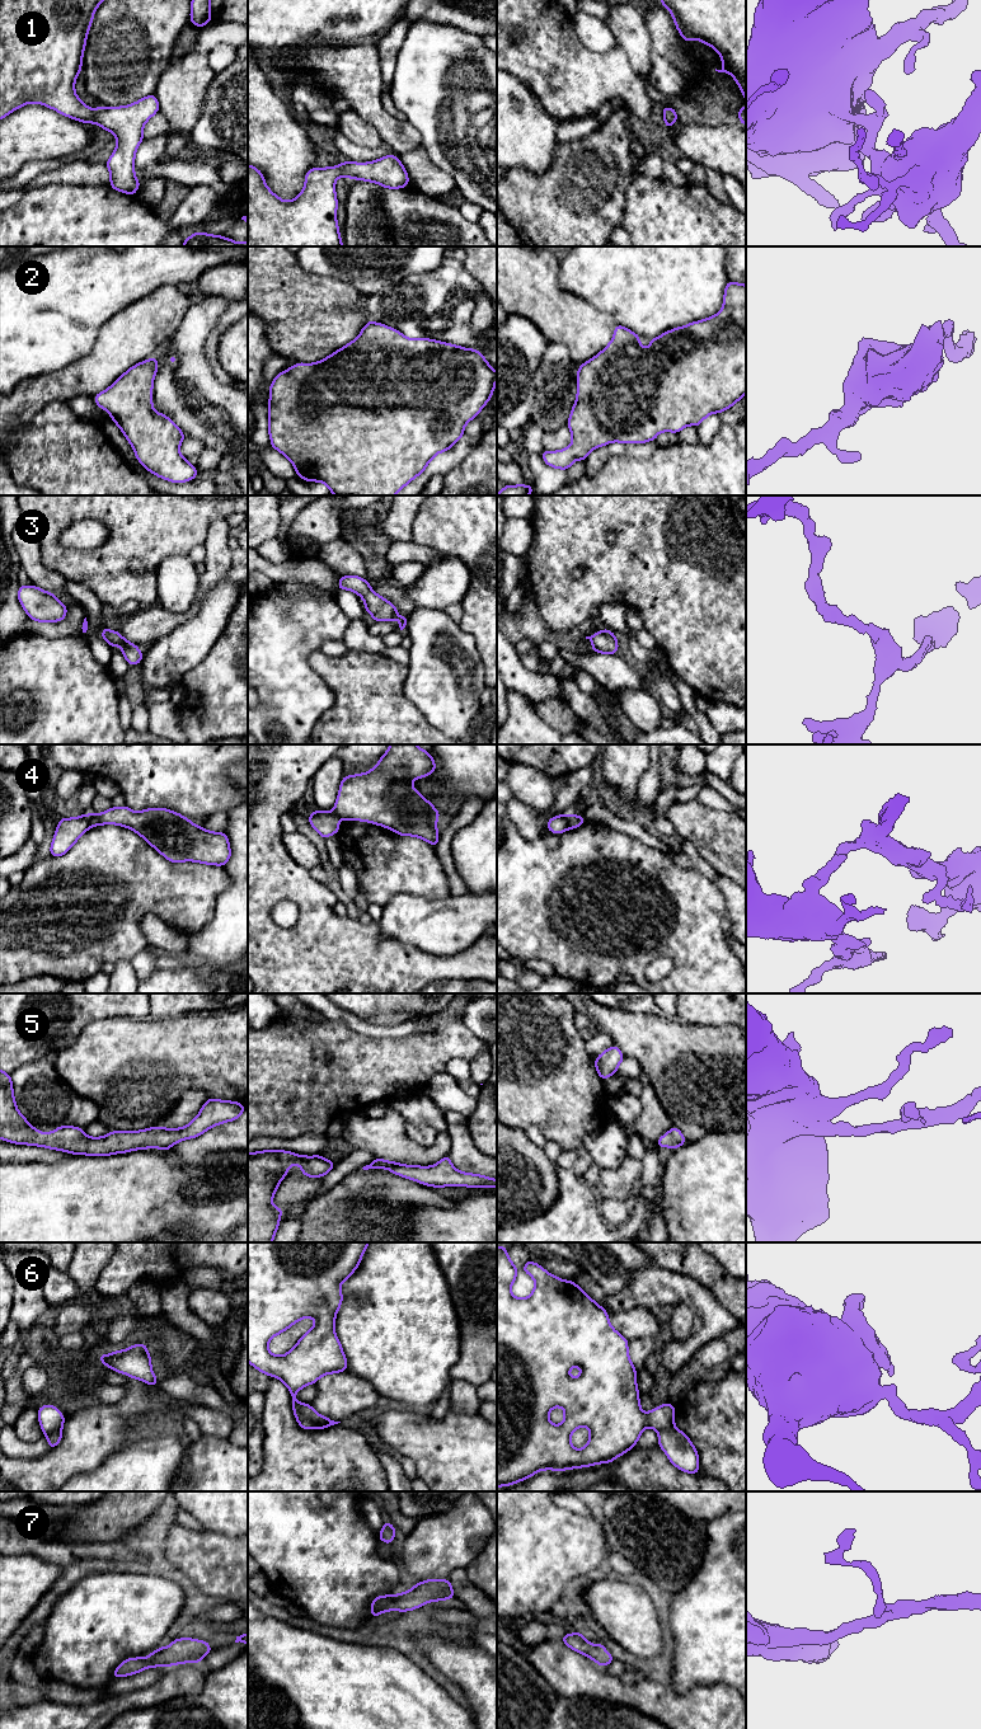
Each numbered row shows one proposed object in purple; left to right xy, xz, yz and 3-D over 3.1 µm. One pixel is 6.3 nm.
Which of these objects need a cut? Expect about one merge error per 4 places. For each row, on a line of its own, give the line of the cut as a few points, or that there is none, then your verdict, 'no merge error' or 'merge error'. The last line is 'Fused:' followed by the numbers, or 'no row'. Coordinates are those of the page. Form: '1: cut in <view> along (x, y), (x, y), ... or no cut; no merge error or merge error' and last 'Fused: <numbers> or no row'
1: no cut; no merge error
2: no cut; no merge error
3: no cut; no merge error
4: cut in yz along (568, 814), (566, 828); merge error
5: no cut; no merge error
6: cut in xy along (60, 1428), (45, 1434); merge error
7: no cut; no merge error
Fused: 4, 6

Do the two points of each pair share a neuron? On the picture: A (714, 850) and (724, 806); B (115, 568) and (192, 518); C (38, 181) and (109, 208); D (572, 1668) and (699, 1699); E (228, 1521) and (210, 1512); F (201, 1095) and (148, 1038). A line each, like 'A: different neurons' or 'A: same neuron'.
A: different neurons
B: same neuron
C: different neurons
D: same neuron
E: same neuron
F: different neurons

